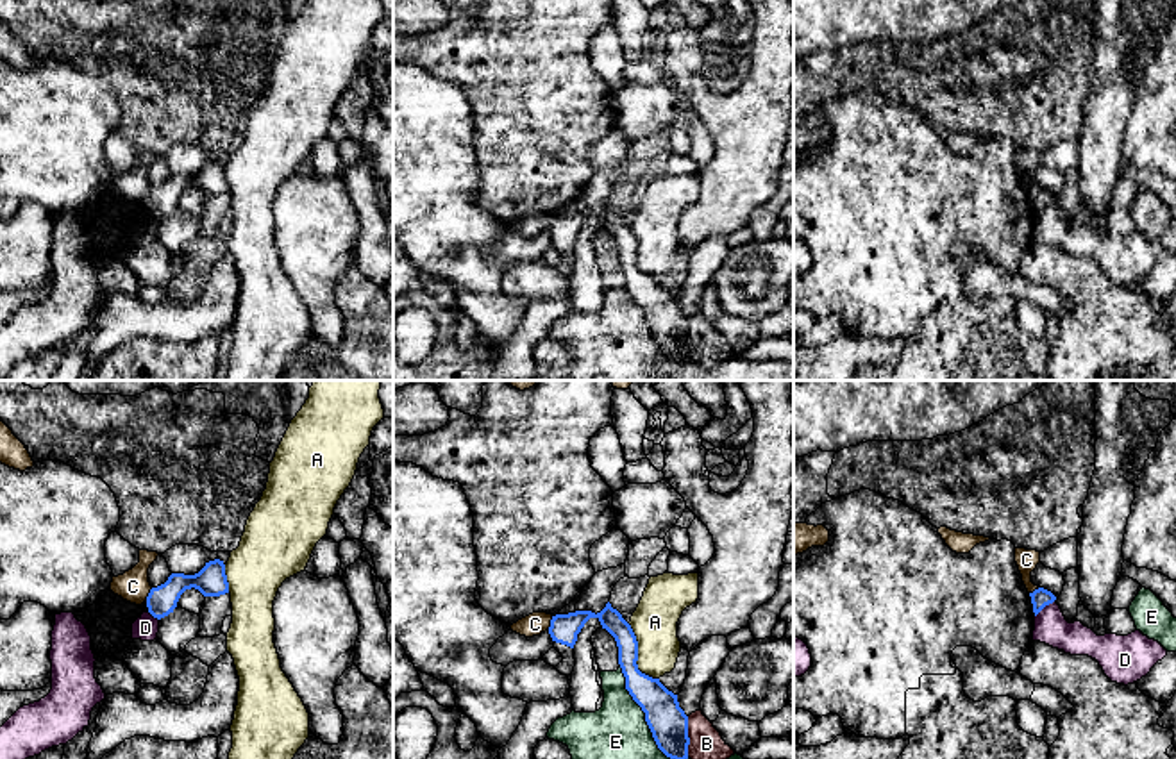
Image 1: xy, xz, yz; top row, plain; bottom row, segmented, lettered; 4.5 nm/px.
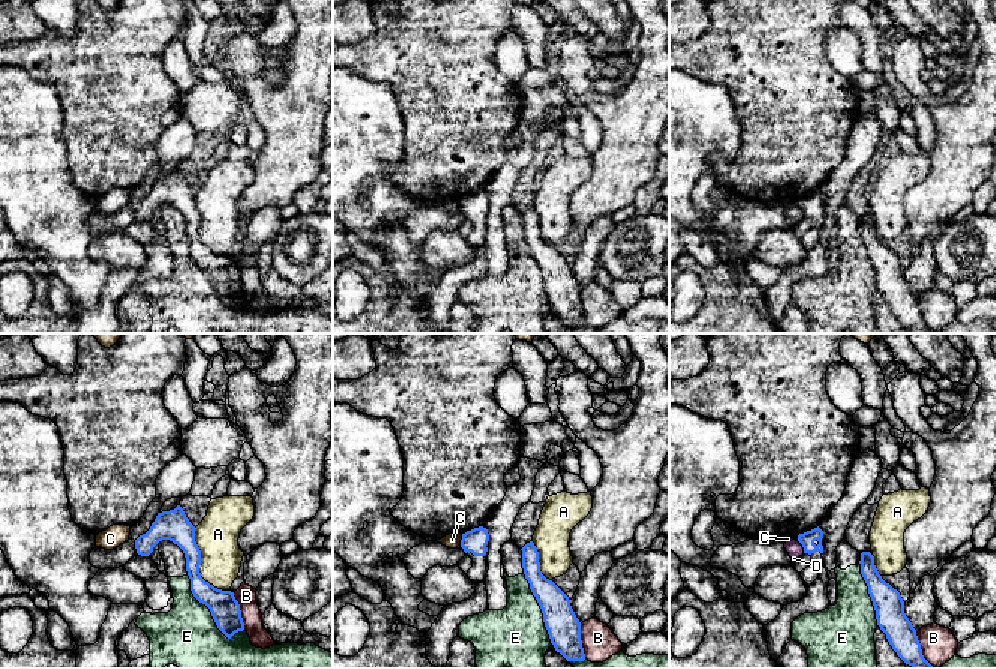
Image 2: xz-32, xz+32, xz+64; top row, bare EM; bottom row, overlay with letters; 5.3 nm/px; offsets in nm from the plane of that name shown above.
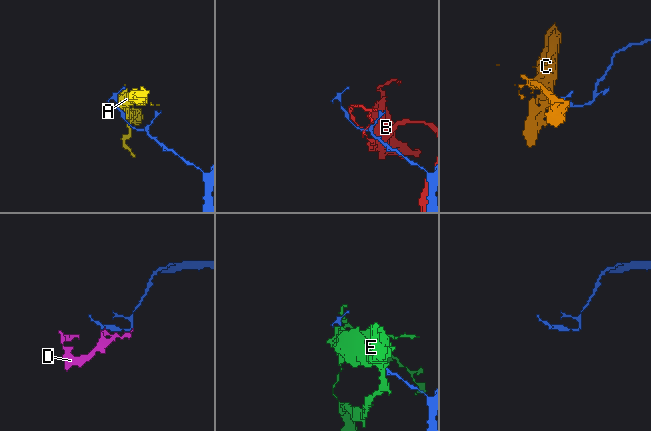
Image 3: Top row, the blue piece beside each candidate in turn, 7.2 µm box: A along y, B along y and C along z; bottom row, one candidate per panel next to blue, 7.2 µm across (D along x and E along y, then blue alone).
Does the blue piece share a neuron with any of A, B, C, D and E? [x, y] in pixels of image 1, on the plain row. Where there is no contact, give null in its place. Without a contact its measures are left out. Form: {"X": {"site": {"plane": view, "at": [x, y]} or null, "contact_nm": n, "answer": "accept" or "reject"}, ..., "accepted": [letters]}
{"A": {"site": {"plane": "xz", "at": [637, 256]}, "contact_nm": 300, "answer": "reject"}, "B": {"site": {"plane": "xz", "at": [687, 336]}, "contact_nm": 180, "answer": "reject"}, "C": {"site": {"plane": "xz", "at": [551, 224]}, "contact_nm": 70, "answer": "reject"}, "D": {"site": {"plane": "yz", "at": [1044, 206]}, "contact_nm": 120, "answer": "reject"}, "E": {"site": {"plane": "xz", "at": [646, 320]}, "contact_nm": 500, "answer": "reject"}, "accepted": []}

